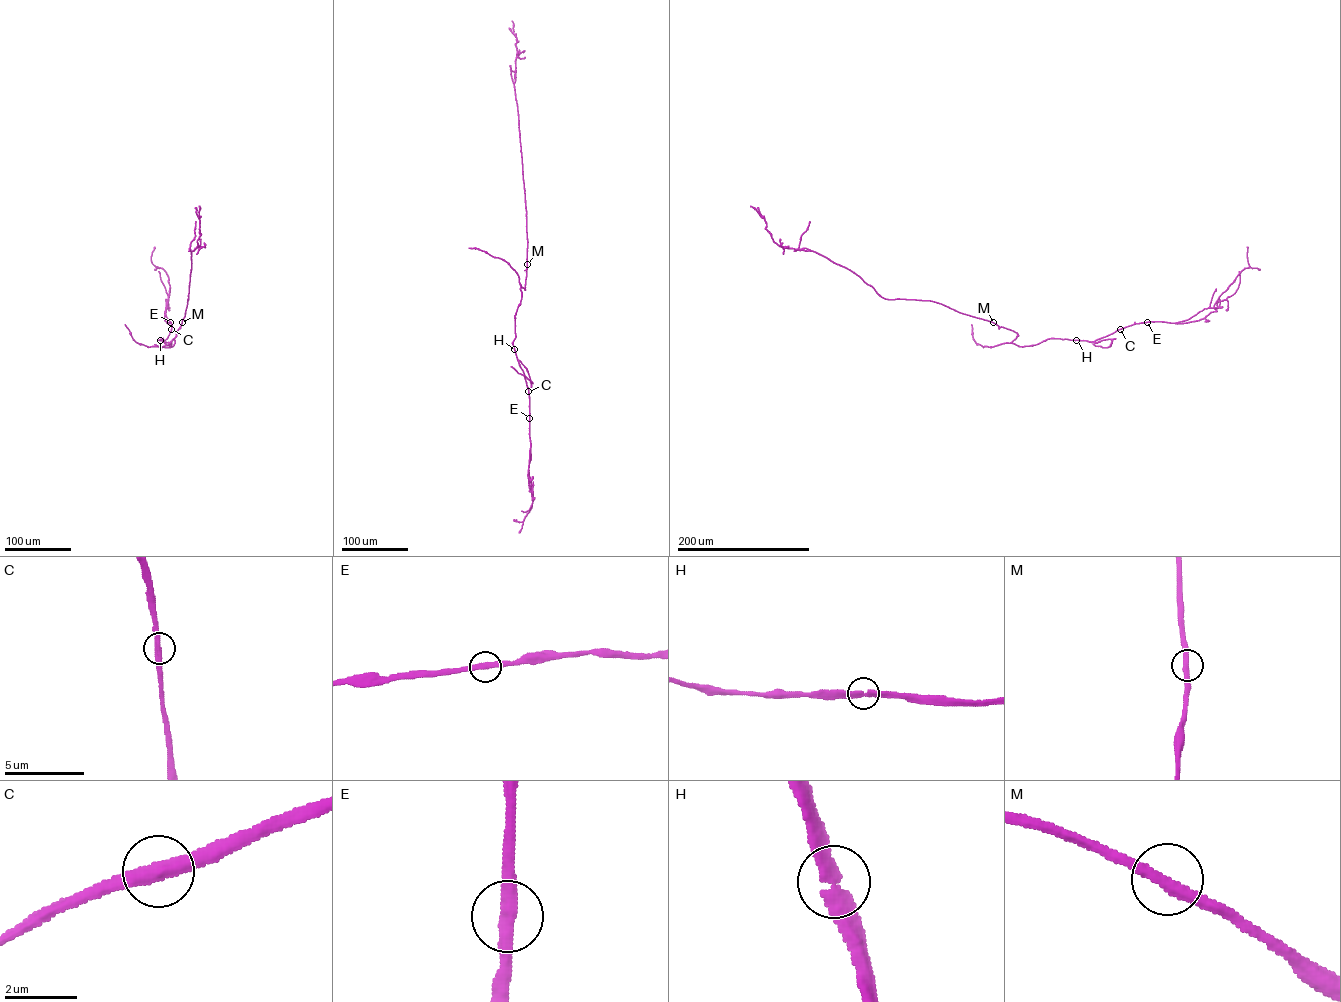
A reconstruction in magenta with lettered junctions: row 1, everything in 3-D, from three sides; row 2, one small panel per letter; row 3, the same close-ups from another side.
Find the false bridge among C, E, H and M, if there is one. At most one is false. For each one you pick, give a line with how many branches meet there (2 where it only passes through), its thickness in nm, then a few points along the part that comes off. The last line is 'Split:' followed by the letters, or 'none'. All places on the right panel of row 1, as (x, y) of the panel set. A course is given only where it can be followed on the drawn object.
Split: none

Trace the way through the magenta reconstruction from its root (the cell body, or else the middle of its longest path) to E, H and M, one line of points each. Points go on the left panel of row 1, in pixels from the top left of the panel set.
E: (175, 336), (172, 346), (163, 338), (159, 340), (163, 342), (167, 337), (170, 322)
H: (175, 336), (172, 346), (163, 338), (160, 340)
M: (175, 336), (182, 322)

